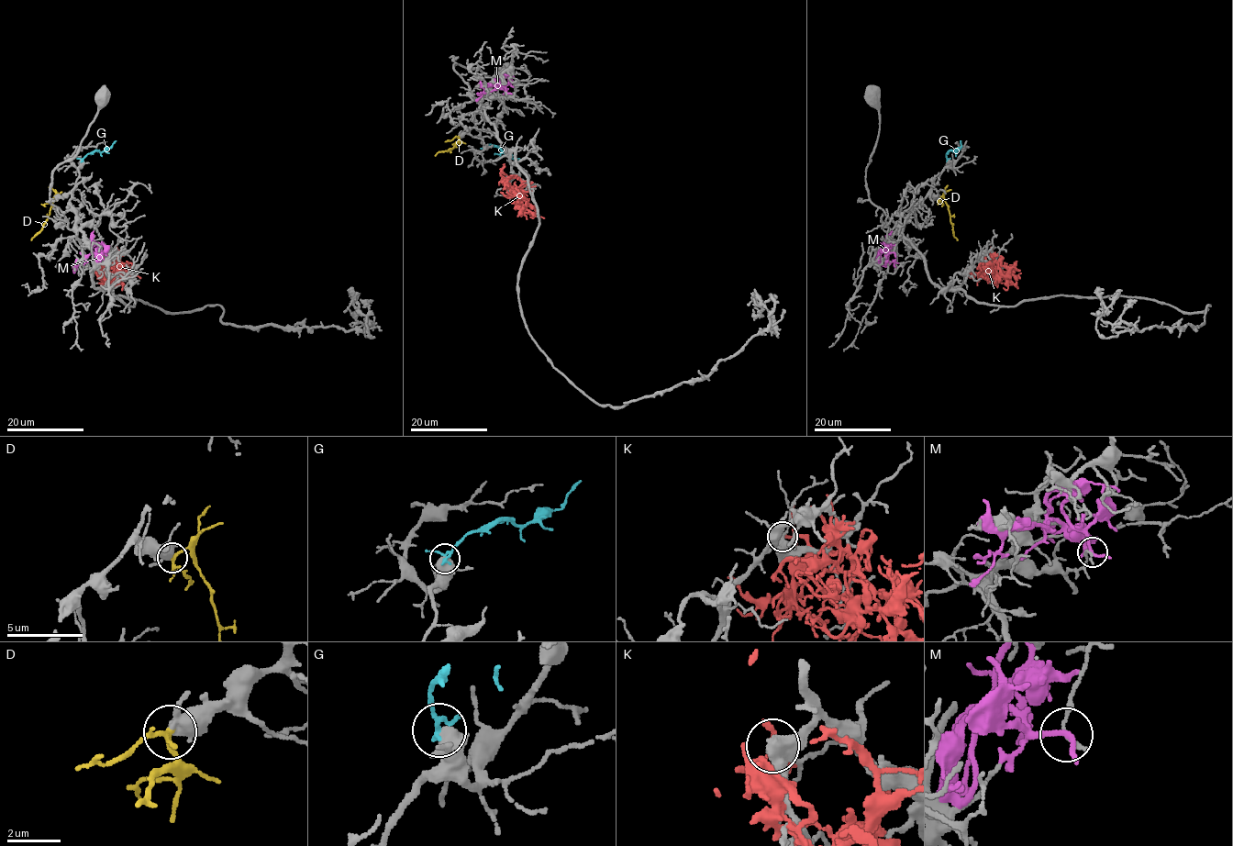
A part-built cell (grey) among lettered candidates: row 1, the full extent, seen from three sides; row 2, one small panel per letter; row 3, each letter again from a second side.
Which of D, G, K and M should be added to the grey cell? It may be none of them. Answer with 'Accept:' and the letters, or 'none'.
Accept: D

